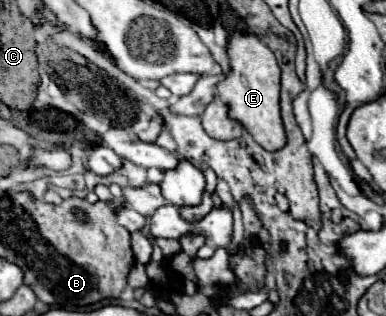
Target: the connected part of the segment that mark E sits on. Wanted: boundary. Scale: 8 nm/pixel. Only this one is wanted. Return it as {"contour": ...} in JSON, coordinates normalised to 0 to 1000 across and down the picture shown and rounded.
{"contour":[[[601,108],[591,139],[596,234],[560,272],[565,316],[591,335],[591,367],[622,386],[684,475],[725,475],[741,424],[725,373],[725,209],[710,165],[658,108]]]}

